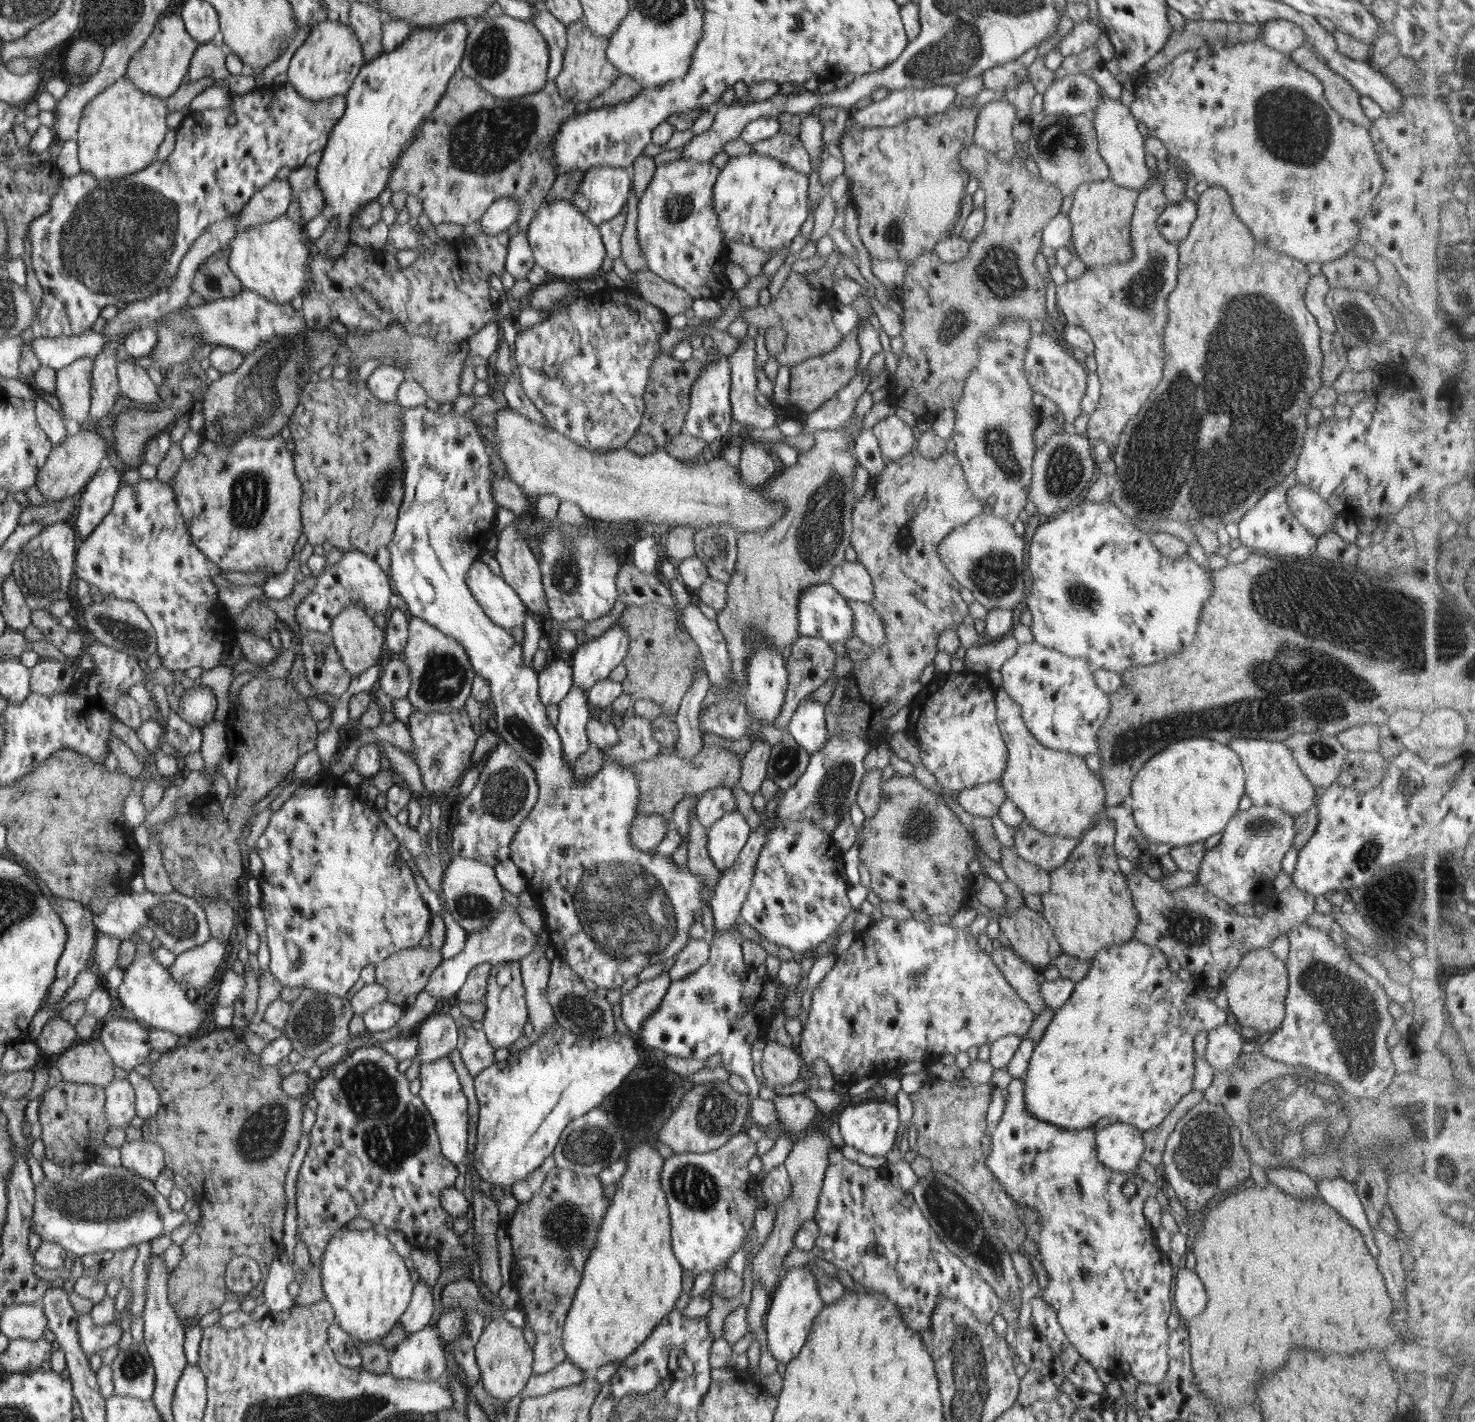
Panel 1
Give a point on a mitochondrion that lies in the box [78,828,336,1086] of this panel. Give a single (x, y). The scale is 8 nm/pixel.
(176, 920)

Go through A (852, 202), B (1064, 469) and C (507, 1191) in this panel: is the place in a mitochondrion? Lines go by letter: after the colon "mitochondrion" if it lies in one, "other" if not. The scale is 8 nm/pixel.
A: other
B: mitochondrion
C: other

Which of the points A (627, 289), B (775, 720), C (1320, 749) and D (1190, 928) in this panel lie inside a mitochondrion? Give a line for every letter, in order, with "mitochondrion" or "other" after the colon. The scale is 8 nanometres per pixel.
A: other
B: other
C: mitochondrion
D: mitochondrion

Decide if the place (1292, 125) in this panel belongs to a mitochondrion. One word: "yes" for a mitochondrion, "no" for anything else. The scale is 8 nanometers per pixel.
yes

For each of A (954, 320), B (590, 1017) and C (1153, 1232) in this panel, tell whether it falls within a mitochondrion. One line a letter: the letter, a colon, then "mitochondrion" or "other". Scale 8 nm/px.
A: mitochondrion
B: mitochondrion
C: other

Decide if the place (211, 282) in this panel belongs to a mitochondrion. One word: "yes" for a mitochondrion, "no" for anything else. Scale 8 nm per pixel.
yes

